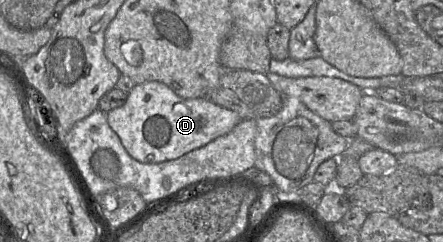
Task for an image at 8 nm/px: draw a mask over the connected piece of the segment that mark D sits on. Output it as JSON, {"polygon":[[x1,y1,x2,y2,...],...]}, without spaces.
{"polygon":[[159,81,135,84,124,105,109,111,106,118,128,154,146,164,177,159,227,134,241,121,236,112,208,98,182,98]]}

